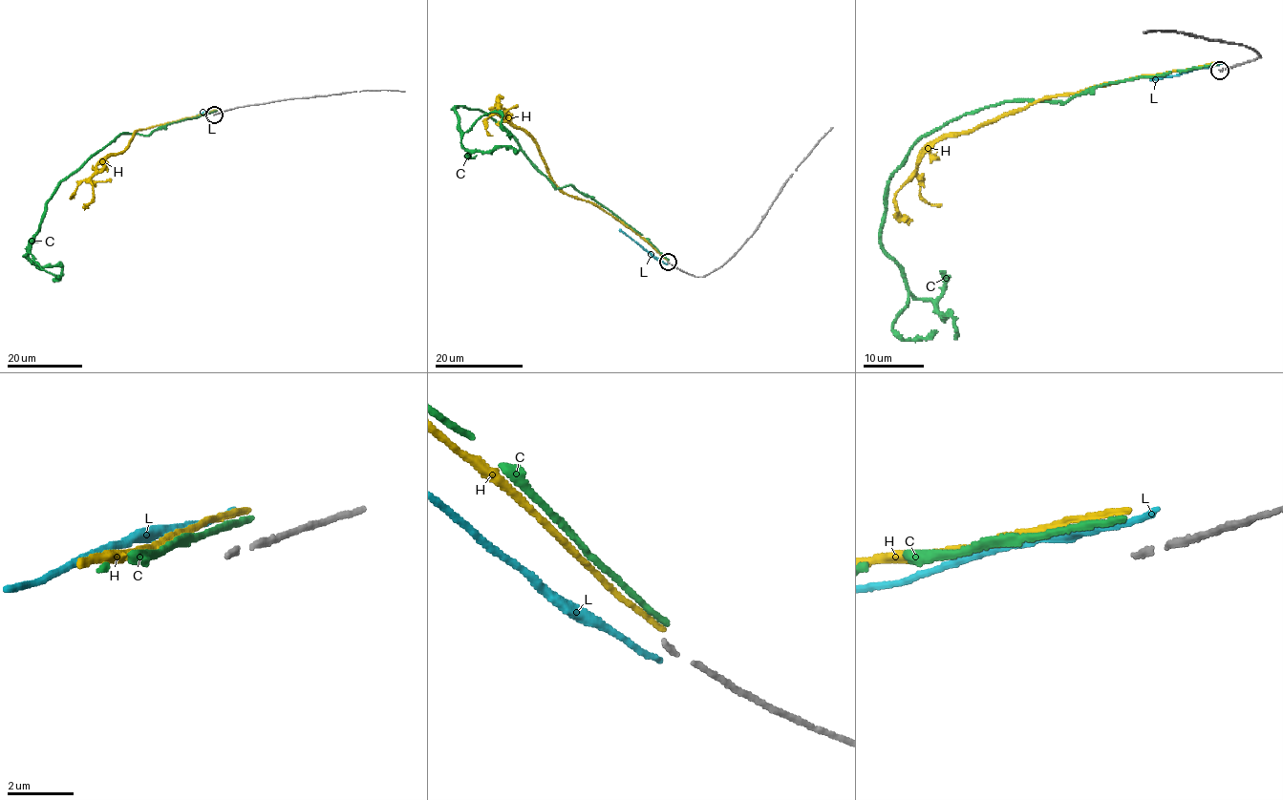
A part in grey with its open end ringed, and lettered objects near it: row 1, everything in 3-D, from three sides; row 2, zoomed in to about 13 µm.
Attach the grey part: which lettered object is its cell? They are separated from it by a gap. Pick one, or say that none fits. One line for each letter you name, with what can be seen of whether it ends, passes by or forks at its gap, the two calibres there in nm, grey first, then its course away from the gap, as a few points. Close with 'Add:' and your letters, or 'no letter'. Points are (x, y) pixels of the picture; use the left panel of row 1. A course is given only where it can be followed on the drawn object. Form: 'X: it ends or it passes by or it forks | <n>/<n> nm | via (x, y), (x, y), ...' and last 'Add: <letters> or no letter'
Add: no letter

